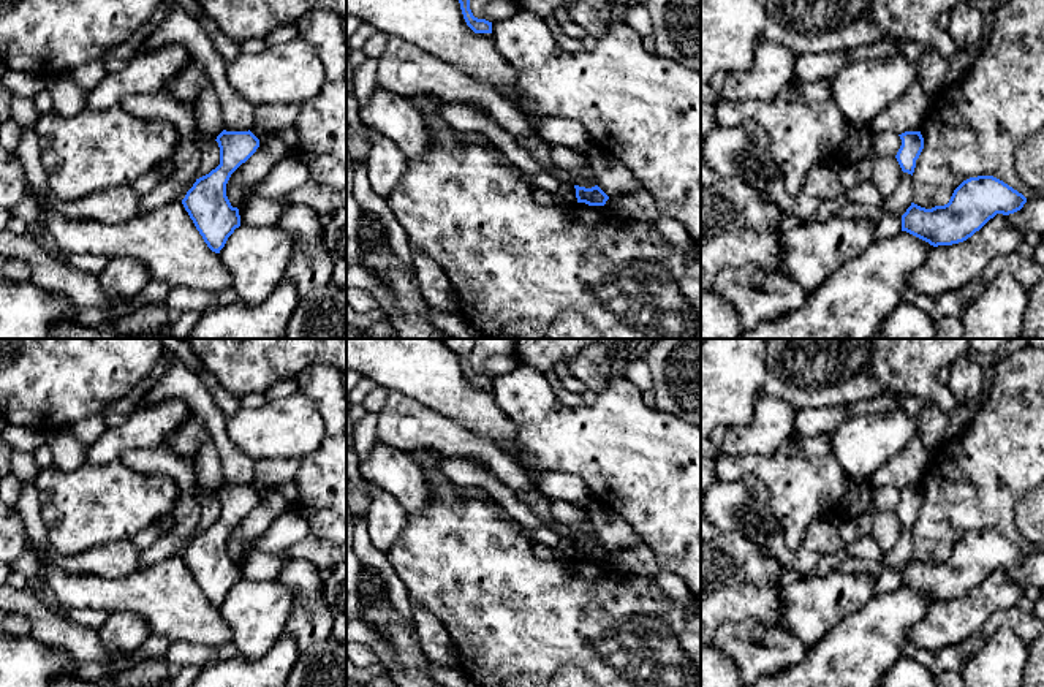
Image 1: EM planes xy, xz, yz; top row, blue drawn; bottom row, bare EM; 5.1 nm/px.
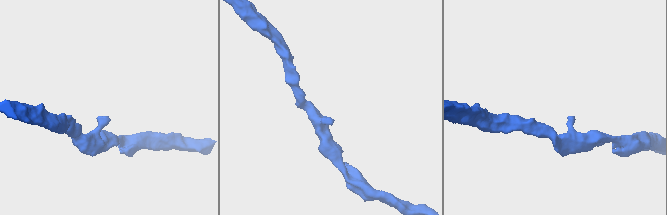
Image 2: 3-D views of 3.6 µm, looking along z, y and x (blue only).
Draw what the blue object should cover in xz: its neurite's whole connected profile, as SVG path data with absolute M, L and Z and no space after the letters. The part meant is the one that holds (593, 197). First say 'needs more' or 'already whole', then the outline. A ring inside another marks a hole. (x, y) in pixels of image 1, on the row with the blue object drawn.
already whole; M574 185L577 203L585 203L588 206L604 206L609 196L598 187L585 188Z

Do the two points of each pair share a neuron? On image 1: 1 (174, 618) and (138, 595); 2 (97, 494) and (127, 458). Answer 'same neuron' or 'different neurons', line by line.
1: same neuron
2: different neurons

